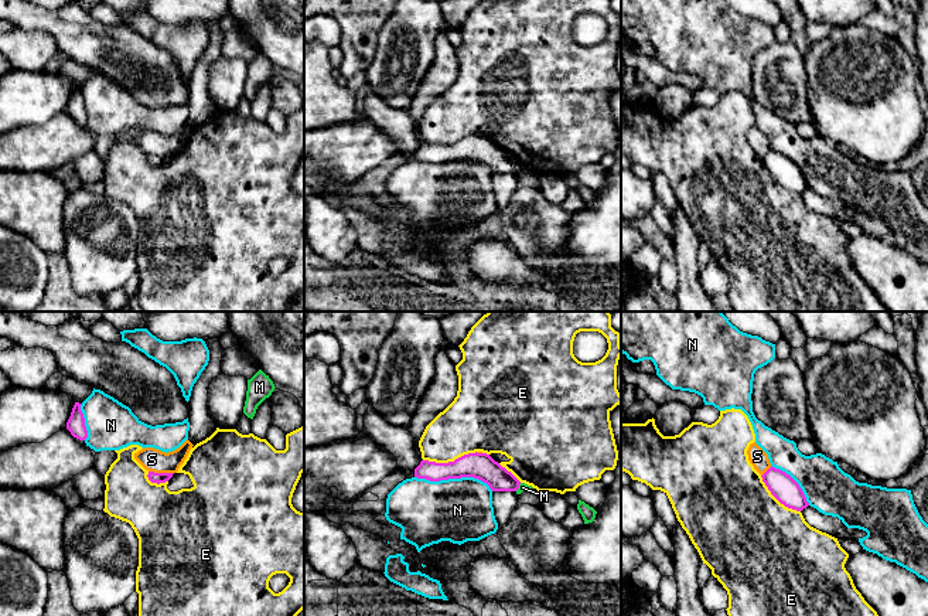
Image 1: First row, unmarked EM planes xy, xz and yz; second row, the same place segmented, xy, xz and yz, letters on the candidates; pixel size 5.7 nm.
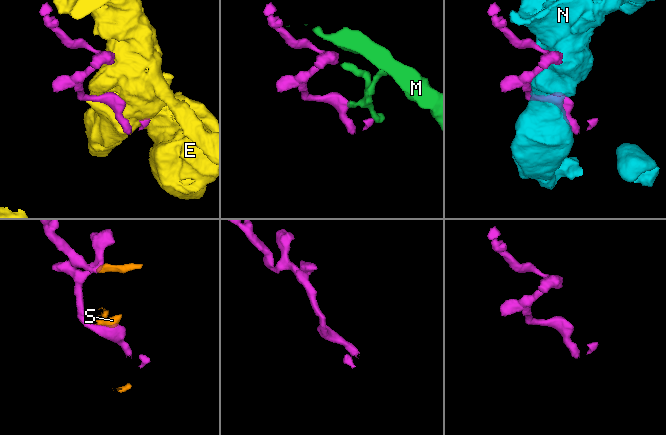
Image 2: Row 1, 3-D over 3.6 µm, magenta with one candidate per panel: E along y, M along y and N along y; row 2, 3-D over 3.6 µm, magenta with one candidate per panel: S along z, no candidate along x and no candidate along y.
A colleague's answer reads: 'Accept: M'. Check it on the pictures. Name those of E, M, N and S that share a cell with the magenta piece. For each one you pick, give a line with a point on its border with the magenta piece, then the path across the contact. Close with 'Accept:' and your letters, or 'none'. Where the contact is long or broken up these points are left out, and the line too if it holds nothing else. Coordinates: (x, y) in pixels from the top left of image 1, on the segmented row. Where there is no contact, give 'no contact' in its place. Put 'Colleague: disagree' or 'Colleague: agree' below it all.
Accept: none
Colleague: disagree

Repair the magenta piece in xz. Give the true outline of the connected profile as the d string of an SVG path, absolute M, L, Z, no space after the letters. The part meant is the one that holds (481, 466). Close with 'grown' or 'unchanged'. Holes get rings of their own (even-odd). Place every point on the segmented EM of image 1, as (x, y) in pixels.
M468 453L454 462L436 463L422 460L414 477L430 481L474 477L489 486L492 491L516 491L521 481L487 453Z | unchanged

